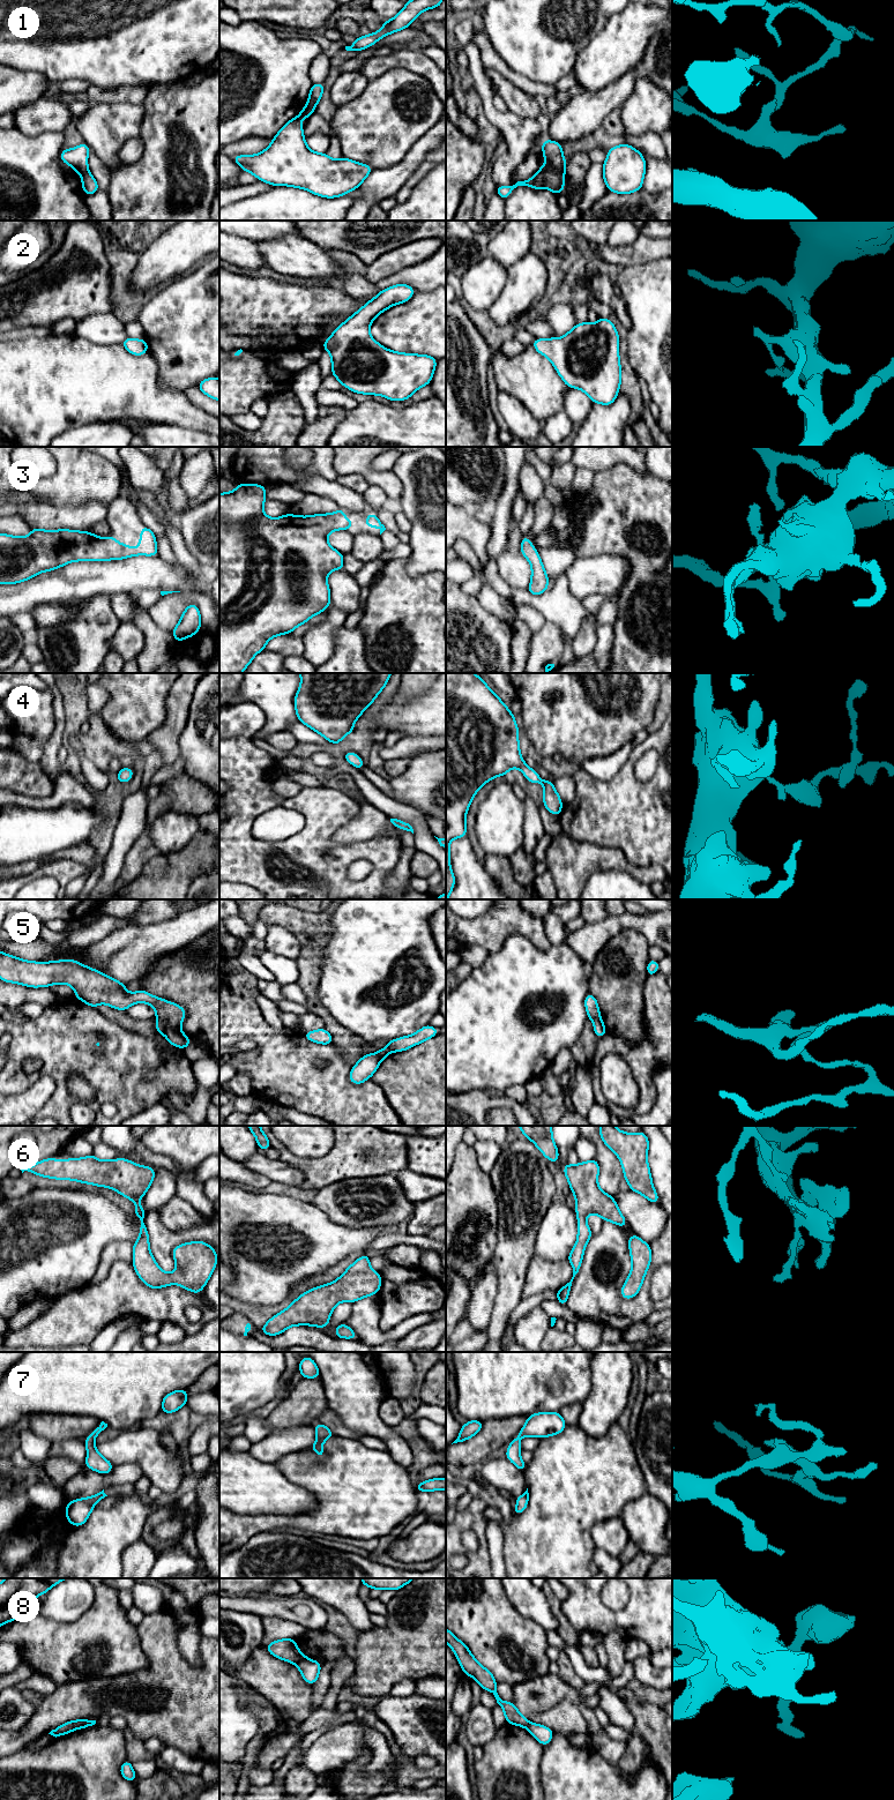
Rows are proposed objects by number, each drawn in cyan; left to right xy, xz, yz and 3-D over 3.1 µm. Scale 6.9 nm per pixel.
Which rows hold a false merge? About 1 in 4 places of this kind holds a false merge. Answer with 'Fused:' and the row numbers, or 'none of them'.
Fused: 1, 5, 8

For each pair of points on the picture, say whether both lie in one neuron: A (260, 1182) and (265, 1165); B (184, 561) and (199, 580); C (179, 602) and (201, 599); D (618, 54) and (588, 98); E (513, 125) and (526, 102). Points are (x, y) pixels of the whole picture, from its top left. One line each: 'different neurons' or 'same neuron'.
A: different neurons
B: same neuron
C: same neuron
D: different neurons
E: different neurons

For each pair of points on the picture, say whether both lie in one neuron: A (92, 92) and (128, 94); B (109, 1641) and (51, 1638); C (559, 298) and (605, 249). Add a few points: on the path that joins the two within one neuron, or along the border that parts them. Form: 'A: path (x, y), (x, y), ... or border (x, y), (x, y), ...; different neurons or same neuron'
A: path (102, 95), (119, 95); same neuron
B: path (95, 1641), (65, 1641); same neuron
C: border (596, 245), (597, 253), (602, 259), (620, 267); different neurons

